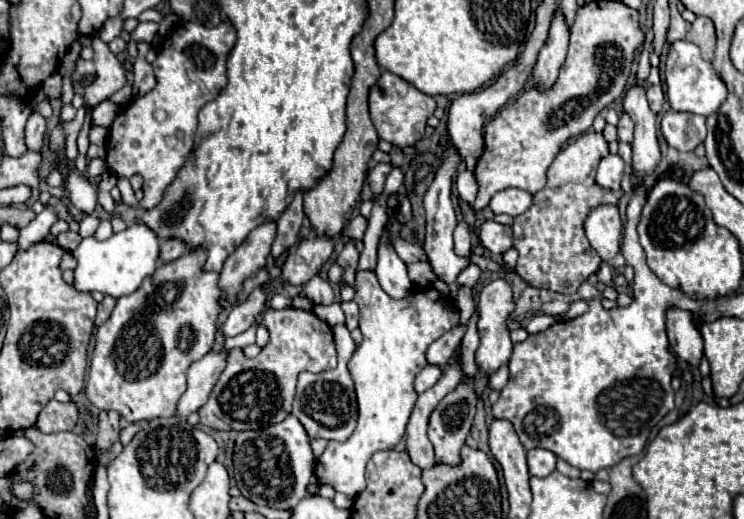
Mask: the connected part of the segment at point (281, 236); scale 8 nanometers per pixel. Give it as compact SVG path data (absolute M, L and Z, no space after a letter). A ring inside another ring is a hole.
M296 192L294 194L294 200L288 204L288 208L276 220L278 232L276 232L276 240L272 244L272 256L274 258L278 258L286 248L290 248L292 244L298 242L298 234L300 234L302 220L304 220L302 192Z

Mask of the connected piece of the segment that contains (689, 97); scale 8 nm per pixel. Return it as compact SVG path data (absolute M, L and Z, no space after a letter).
M676 40L674 44L670 44L664 78L666 78L668 102L670 102L672 110L676 110L676 112L692 112L692 114L700 114L700 116L710 116L726 100L724 82L720 80L720 76L712 68L712 64L702 60L700 48L696 48L696 44L688 42L688 40Z

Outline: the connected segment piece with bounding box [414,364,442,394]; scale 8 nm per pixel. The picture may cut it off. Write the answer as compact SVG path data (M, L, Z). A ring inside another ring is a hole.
M426 366L418 376L416 376L416 392L418 394L422 394L422 392L426 392L428 388L432 388L438 380L440 380L440 376L442 376L442 370L440 370L440 366Z

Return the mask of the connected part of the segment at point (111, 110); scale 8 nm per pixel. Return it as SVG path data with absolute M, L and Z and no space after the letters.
M100 102L96 108L94 108L94 112L92 112L92 124L94 126L104 126L104 128L108 128L110 124L112 124L112 120L116 118L116 114L118 114L118 106L116 104L112 104L112 102Z

